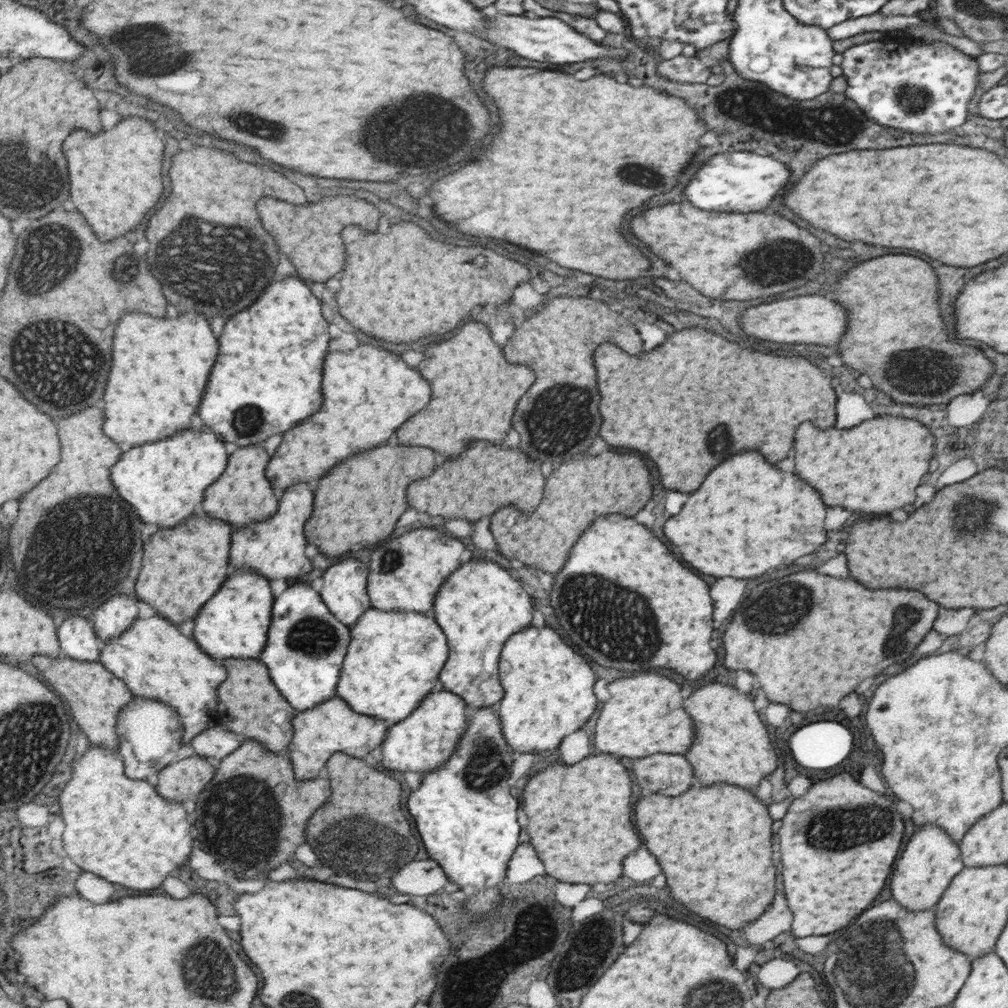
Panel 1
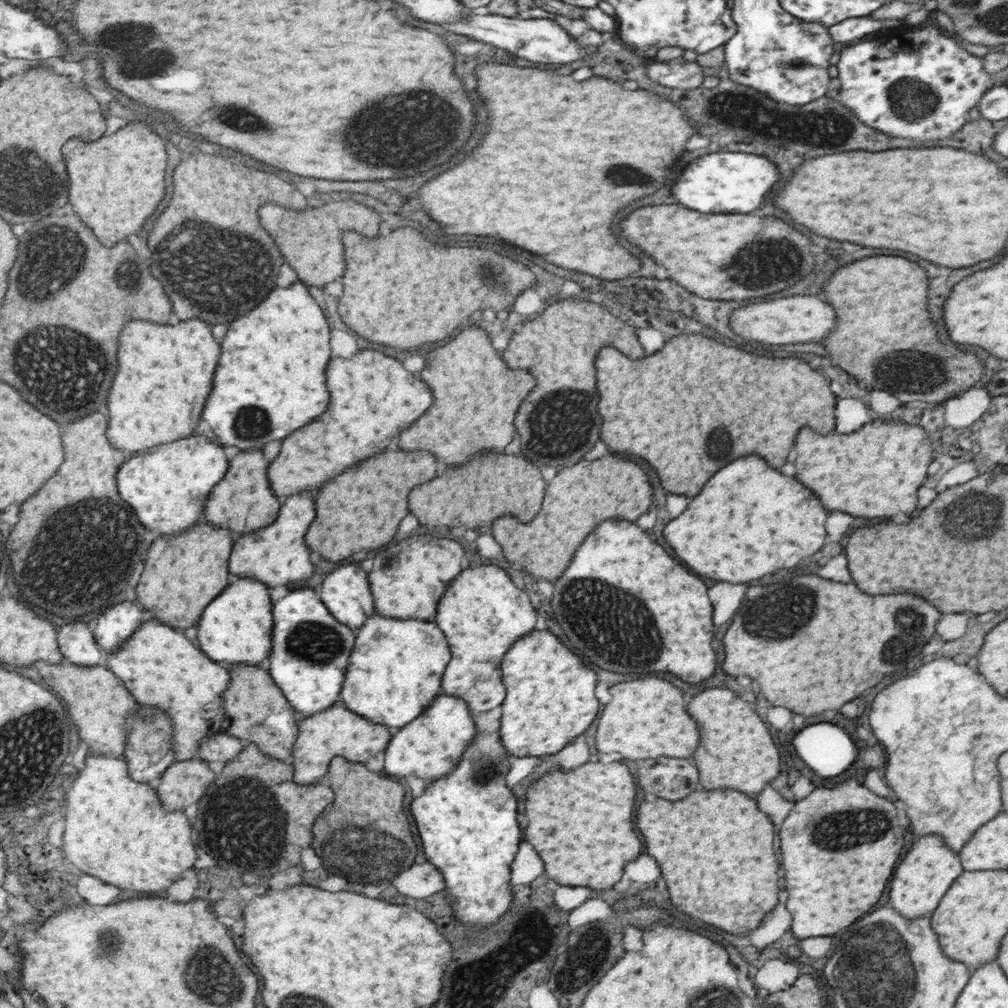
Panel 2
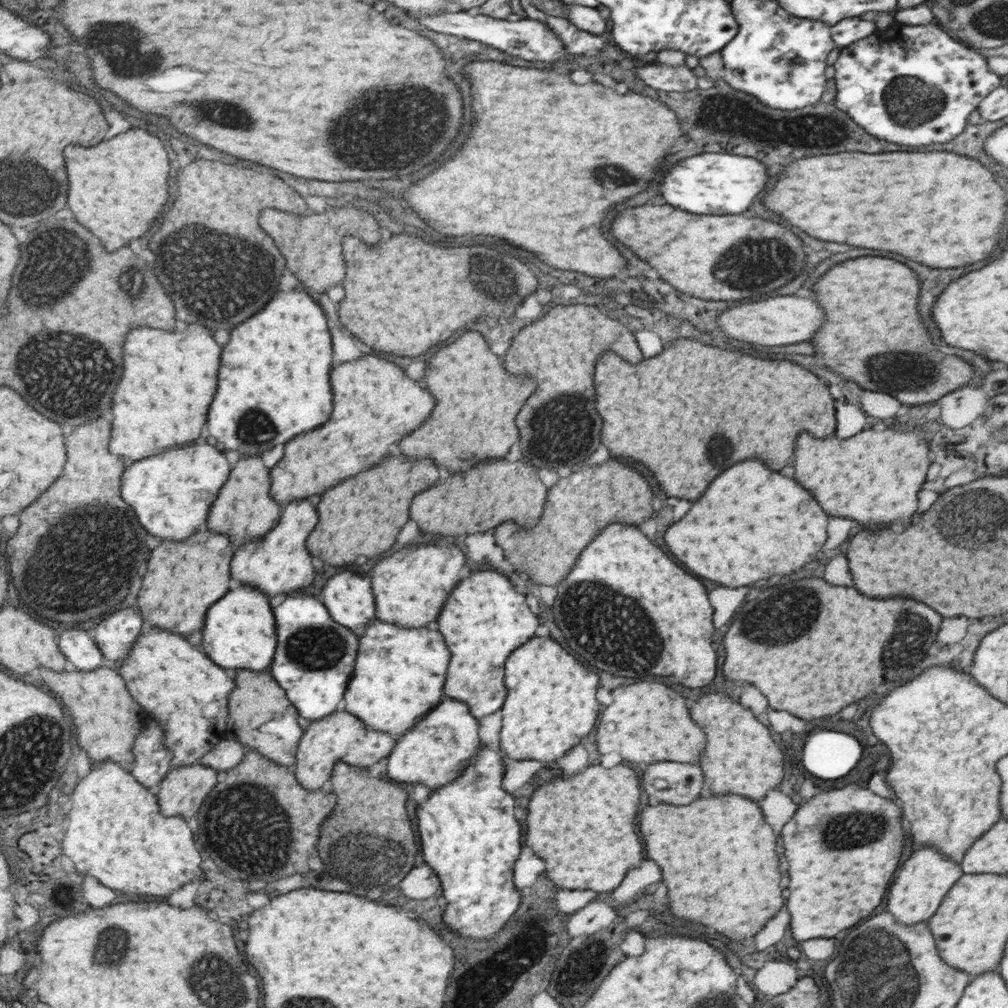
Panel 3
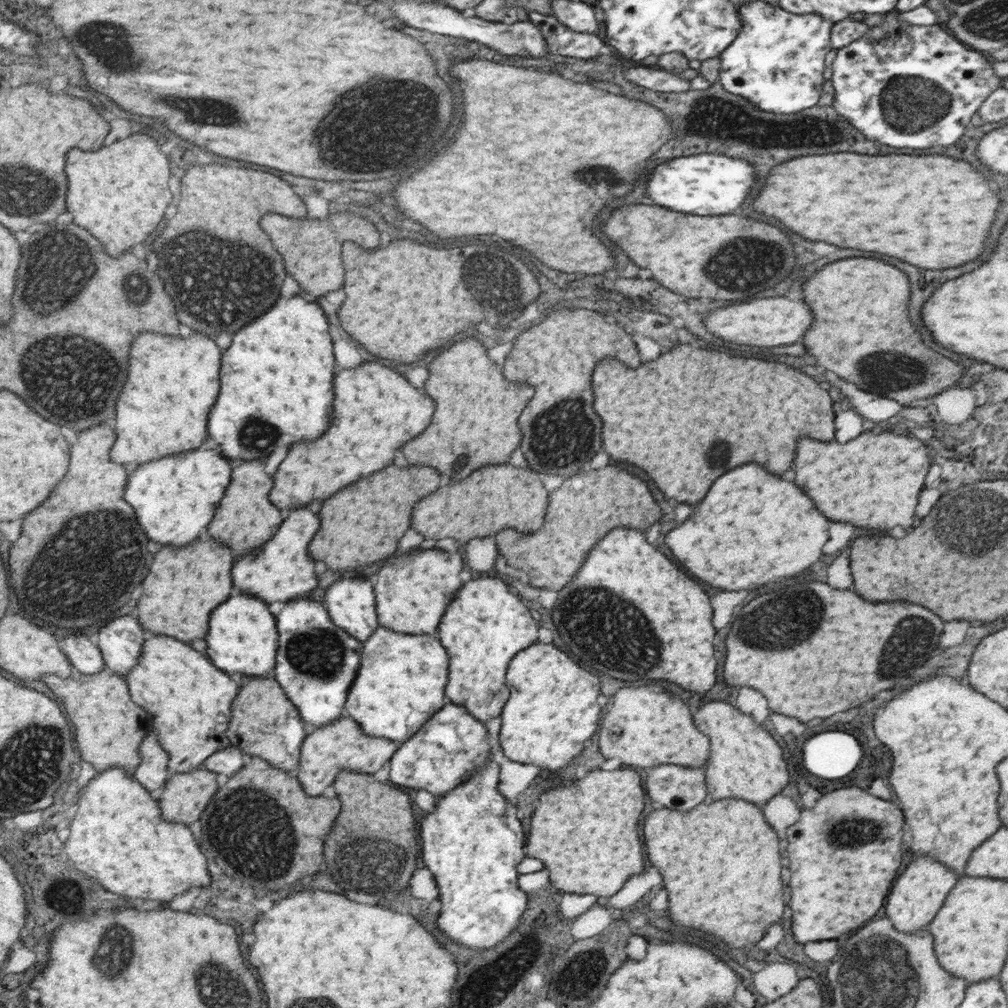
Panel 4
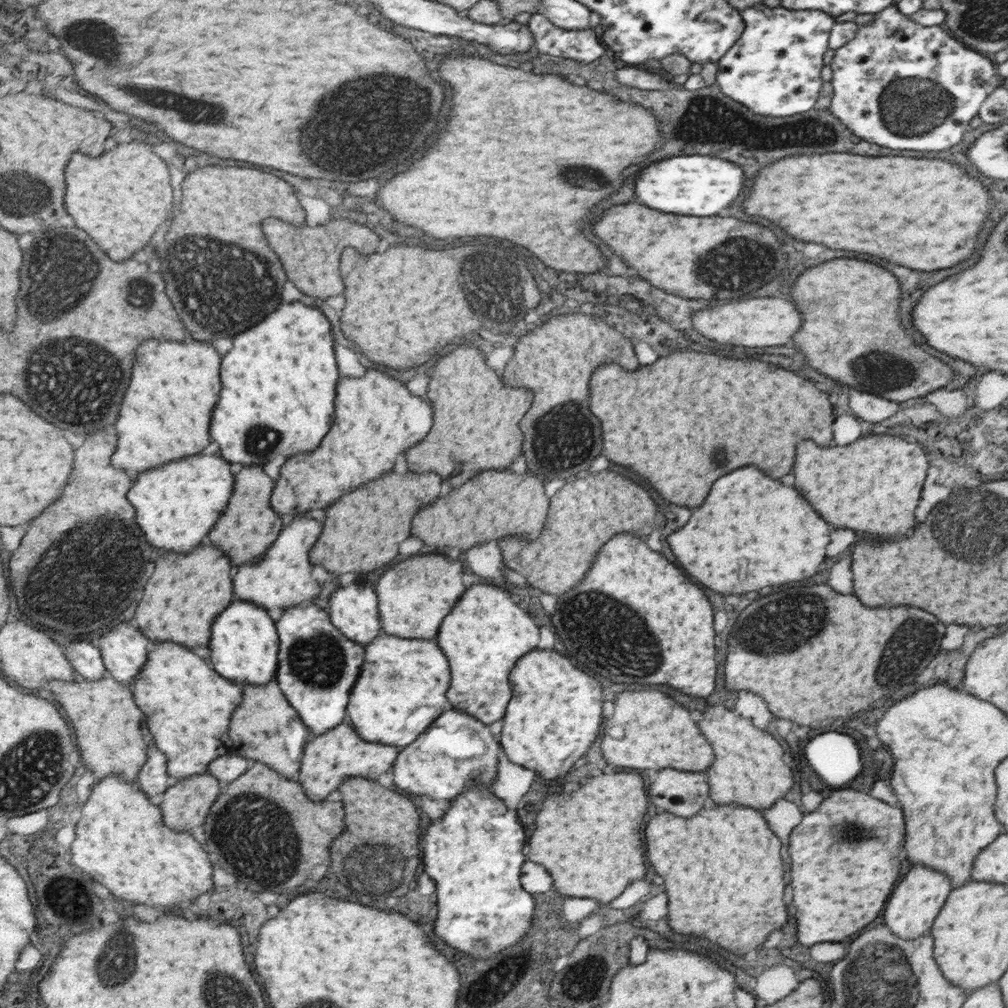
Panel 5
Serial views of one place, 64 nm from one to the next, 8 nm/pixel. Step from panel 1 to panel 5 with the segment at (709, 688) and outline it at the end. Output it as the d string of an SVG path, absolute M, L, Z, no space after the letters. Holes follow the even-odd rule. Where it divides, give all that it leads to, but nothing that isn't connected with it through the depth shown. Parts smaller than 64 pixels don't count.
M712 706L708 712L702 714L702 732L710 736L710 744L716 753L713 766L705 772L709 777L706 779L709 784L709 797L715 804L742 804L750 808L770 808L776 800L784 798L788 790L794 786L792 770L784 766L784 750L768 736L764 730L756 730L749 717L742 717L740 713L730 712L724 706Z

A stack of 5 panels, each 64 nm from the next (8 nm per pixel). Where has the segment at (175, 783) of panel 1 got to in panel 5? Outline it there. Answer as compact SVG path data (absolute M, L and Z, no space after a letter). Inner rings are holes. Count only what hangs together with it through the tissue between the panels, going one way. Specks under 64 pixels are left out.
M211 773L180 778L179 783L167 791L161 805L166 824L181 832L204 826L222 792L226 790Z

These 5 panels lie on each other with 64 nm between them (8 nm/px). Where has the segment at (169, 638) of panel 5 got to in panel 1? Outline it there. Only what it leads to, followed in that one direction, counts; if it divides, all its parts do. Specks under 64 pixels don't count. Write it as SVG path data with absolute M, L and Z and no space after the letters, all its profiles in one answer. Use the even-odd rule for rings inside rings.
M194 516L178 528L160 530L146 546L146 568L138 582L140 598L154 604L162 616L170 616L176 624L196 618L230 574L232 536L234 528L230 524L210 516Z

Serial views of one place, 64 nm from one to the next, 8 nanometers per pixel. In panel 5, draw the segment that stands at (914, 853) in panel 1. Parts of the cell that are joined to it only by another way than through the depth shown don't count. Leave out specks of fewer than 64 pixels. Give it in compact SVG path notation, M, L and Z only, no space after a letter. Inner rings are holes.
M916 866L914 872L908 872L902 884L898 884L898 892L890 896L890 908L886 908L884 920L890 920L890 928L894 928L894 934L898 938L902 936L904 940L920 939L932 930L935 918L952 889L952 880L944 872L936 868Z

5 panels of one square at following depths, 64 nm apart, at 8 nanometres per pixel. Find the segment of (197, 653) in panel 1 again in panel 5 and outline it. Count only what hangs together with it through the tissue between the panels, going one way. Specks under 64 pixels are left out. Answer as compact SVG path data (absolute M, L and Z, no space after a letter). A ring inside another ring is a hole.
M168 642L158 644L158 648L150 654L150 662L145 666L133 688L137 703L149 718L150 730L155 736L155 744L169 756L169 773L180 780L198 774L209 773L210 764L218 760L218 756L226 756L234 744L230 738L230 726L234 712L237 712L245 699L245 687L233 680L228 680L214 670L214 666L202 660L192 650Z

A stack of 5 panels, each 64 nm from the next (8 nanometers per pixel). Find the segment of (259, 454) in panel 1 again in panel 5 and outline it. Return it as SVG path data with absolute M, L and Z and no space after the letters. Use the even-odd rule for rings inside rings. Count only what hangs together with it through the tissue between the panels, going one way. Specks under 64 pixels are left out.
M244 466L244 470L238 473L237 478L234 498L230 501L228 510L222 518L222 524L218 524L218 528L214 528L212 540L214 540L214 544L218 544L218 548L226 548L226 552L230 552L230 558L234 560L236 566L242 566L242 564L252 562L269 552L285 528L282 514L273 507L273 492L277 483L264 472L264 468Z

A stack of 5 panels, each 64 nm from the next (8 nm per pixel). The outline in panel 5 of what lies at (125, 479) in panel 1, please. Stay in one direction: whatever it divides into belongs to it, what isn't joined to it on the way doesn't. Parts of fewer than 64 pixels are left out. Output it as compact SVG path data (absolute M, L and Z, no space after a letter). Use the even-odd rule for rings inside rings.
M200 454L143 472L130 491L129 499L137 508L138 523L142 524L154 546L192 552L225 516L237 488L236 478L226 460Z

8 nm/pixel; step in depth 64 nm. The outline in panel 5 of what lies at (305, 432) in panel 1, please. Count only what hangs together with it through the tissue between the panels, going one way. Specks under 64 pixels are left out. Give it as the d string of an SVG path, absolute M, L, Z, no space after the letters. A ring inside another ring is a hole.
M368 370L364 378L344 378L338 388L338 424L334 424L334 432L326 436L322 448L310 454L300 454L296 458L290 458L284 466L284 472L273 492L273 507L283 514L300 516L308 514L312 510L326 510L340 498L344 498L350 492L356 492L358 486L376 480L384 474L388 474L396 458L408 450L410 446L418 444L432 428L432 406L418 396L412 396L406 386L402 386L398 380L390 378L384 372Z

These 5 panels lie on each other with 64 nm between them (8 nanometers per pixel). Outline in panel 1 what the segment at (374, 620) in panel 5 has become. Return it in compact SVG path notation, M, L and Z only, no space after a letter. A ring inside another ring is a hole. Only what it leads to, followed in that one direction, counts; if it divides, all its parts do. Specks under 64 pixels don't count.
M352 558L328 568L323 575L323 599L330 610L351 627L372 607L372 600L368 600L366 594L366 576L369 576L368 568Z

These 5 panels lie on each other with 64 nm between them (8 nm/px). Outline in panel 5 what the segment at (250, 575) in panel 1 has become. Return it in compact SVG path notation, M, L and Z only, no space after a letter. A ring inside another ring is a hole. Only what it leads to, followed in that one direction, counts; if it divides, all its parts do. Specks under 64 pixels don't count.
M234 602L230 610L226 610L218 618L218 624L214 624L212 652L214 666L228 680L243 686L268 684L277 678L277 672L281 667L281 633L278 624L264 608L252 602Z

